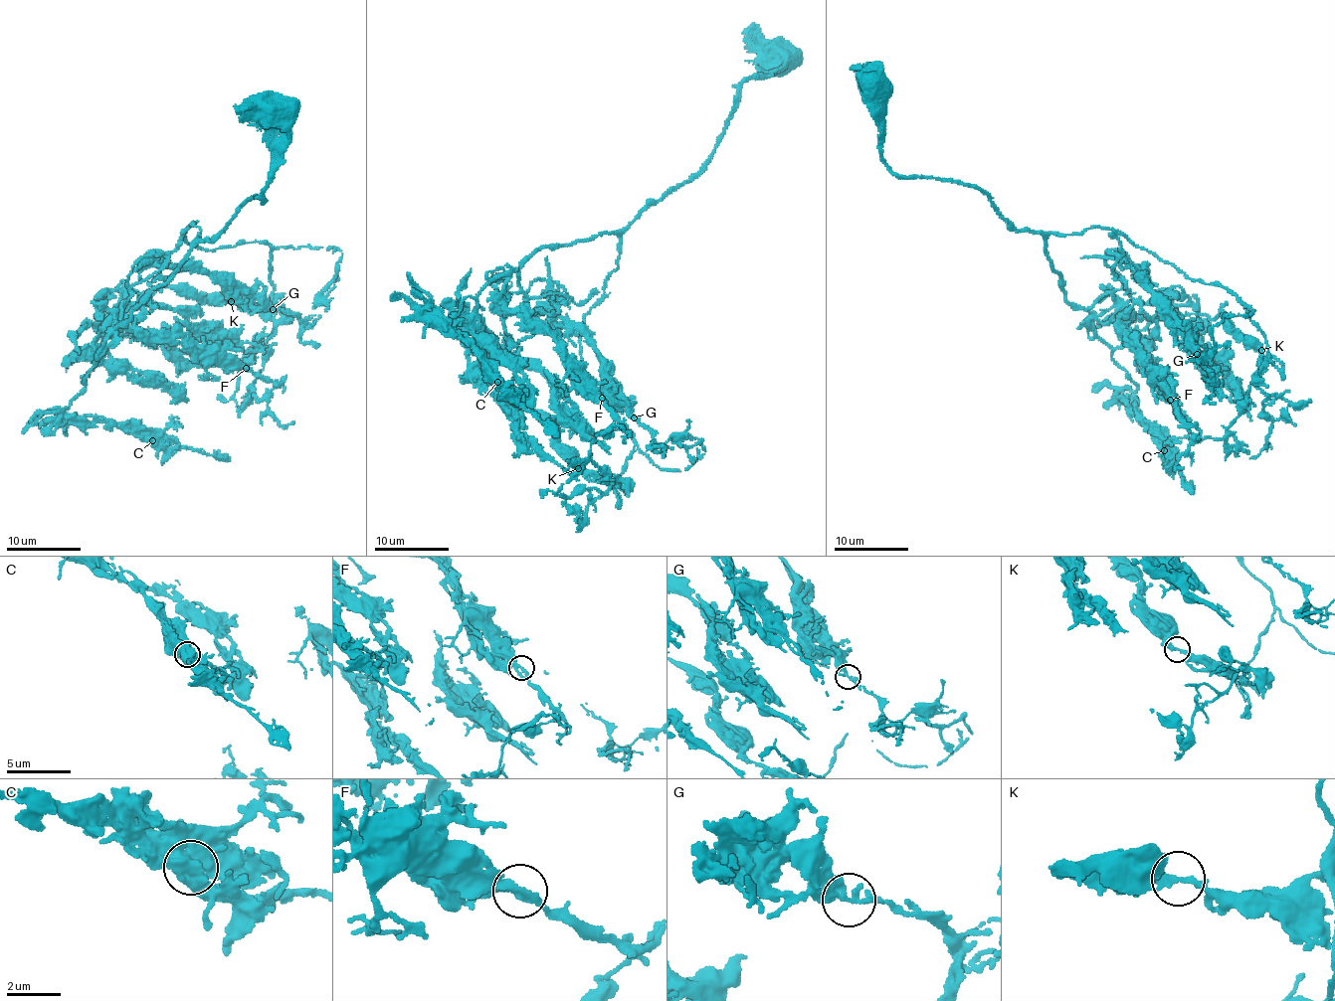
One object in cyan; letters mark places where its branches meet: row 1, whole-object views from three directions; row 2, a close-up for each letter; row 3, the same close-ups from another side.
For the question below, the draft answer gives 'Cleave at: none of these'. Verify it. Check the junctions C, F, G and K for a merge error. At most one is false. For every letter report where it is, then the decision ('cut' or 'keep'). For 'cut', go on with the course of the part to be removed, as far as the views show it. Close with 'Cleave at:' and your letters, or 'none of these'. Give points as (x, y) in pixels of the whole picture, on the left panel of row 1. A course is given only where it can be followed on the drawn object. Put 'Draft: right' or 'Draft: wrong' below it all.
C: at (152, 440); keep
F: at (246, 368); keep
G: at (273, 309); keep
K: at (231, 301); keep
Cleave at: none of these
Draft: right

